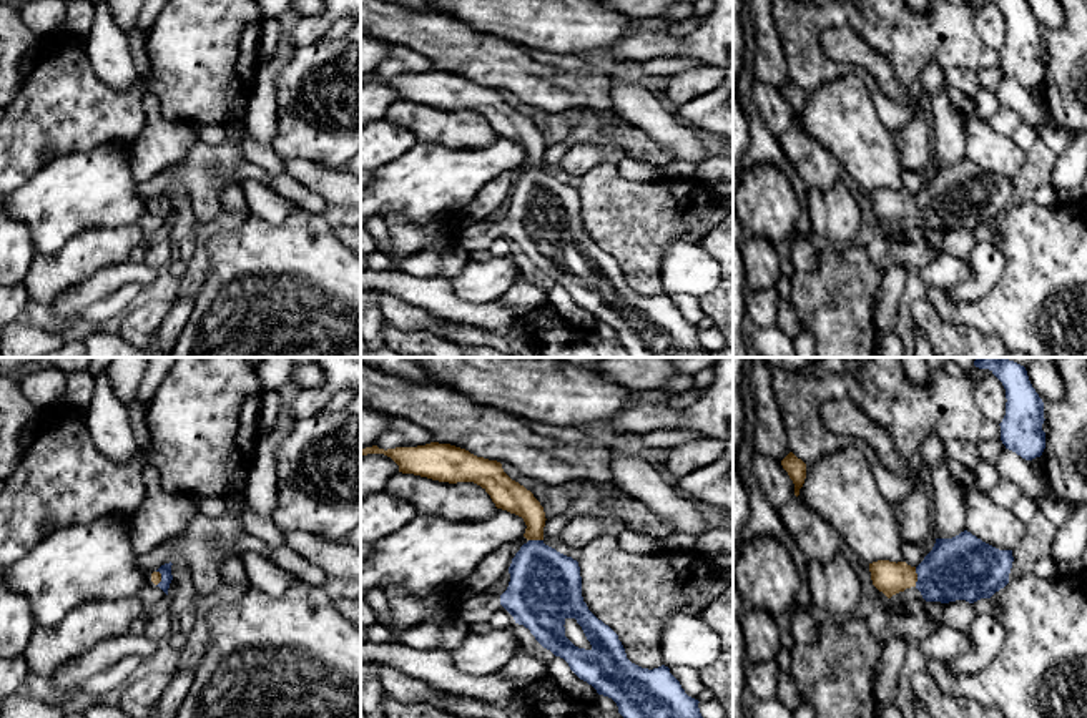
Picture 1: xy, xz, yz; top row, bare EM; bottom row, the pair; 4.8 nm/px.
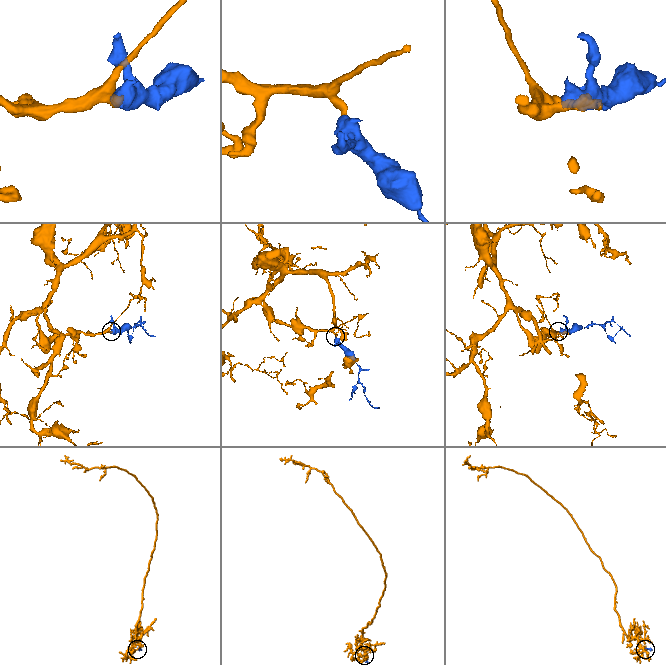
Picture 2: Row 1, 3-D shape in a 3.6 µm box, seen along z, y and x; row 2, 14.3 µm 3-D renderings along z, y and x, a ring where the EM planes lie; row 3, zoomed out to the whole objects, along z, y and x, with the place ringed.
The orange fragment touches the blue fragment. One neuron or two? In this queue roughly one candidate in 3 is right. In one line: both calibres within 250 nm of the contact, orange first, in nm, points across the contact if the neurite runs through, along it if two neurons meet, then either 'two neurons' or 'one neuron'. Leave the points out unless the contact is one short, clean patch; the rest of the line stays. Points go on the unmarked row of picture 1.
160/320 nm | across yz (888, 205), (916, 205), (941, 205), (964, 195) | one neuron

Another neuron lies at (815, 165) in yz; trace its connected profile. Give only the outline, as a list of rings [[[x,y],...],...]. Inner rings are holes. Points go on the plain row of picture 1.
[[[794,123],[783,133],[780,143],[786,158],[793,163],[796,175],[809,188],[829,189],[839,181],[843,166],[838,158],[799,125]]]

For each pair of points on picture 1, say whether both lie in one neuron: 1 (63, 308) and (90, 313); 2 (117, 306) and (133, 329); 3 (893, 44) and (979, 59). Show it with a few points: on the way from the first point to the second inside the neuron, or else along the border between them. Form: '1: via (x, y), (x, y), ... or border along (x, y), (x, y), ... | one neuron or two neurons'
1: border along (115, 290), (88, 304), (80, 316) | two neurons
2: border along (128, 306), (120, 318) | two neurons
3: via (914, 44), (958, 45) | one neuron

